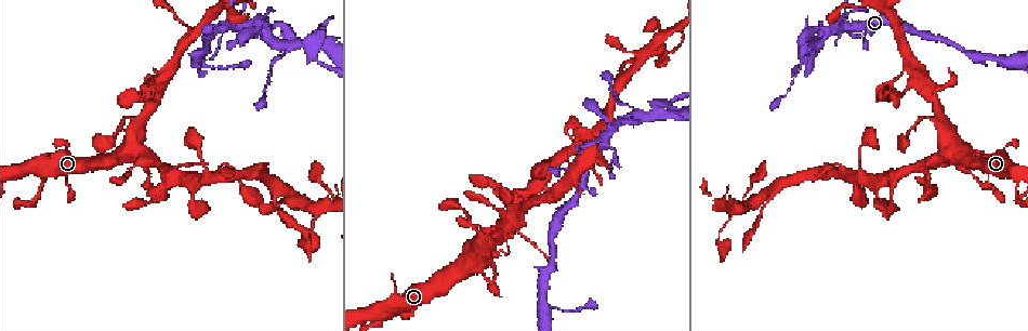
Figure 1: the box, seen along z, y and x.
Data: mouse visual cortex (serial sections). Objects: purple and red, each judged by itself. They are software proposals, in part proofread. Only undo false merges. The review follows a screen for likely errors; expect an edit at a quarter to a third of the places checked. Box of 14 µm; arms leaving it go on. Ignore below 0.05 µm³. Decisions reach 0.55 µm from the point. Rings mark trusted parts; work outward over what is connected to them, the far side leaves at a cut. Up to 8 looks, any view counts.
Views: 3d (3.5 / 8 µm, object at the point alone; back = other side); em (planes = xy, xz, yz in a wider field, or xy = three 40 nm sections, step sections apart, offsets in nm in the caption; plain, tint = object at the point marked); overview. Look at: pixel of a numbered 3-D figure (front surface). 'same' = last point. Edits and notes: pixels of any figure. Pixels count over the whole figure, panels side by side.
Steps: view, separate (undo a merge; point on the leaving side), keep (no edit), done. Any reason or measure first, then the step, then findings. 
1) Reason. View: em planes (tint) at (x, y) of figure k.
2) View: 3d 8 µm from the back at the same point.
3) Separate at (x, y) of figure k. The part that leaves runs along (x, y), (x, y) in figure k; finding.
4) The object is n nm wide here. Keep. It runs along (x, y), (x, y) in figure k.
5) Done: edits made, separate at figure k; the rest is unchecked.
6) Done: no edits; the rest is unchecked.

Calibre changes. View: 3d 3.5 µm from the back at (844, 17) of figure 1.

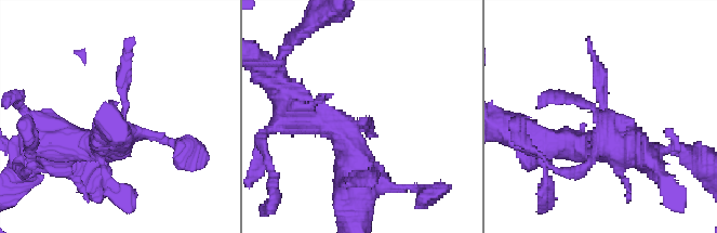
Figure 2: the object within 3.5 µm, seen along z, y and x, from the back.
View: em xy step 3 (tint) at (360, 124) of figure 2.

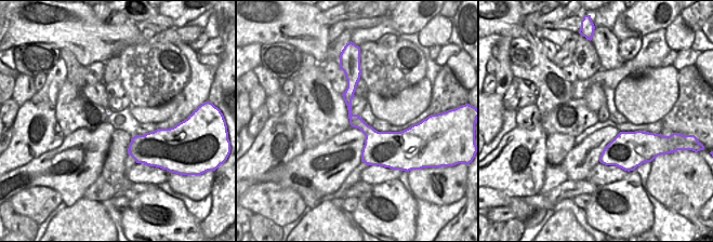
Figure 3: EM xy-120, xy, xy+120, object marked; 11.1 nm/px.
The arms are 150, 400, 450 nm wide. Keep. It runs along (553, 144), (599, 133), (594, 57) in figure 2; one cell here.

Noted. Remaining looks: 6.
Abrupt turn. View: 3d 3.5 µm at (137, 151) of figure 1.

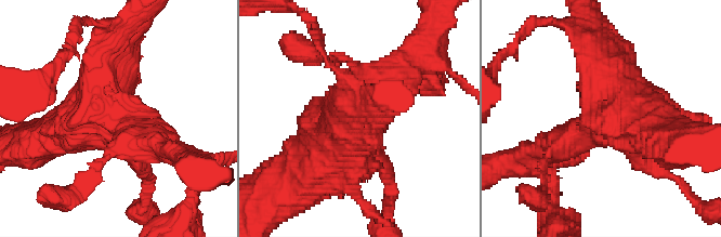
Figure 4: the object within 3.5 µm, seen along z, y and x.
View: em xy step 2 (tint) at (114, 119) of figure 4.

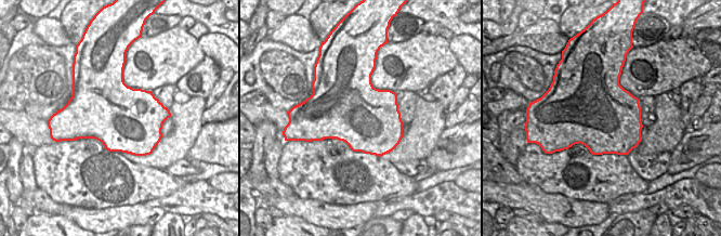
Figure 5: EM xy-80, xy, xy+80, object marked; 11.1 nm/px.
The object is 750 nm wide here. Keep. It runs along (284, 189), (341, 142), (377, 95) in figure 4; continuous, no second cell.

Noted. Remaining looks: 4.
Two arms in line, one across. View: 3d 8 µm at (189, 39) of figure 1.

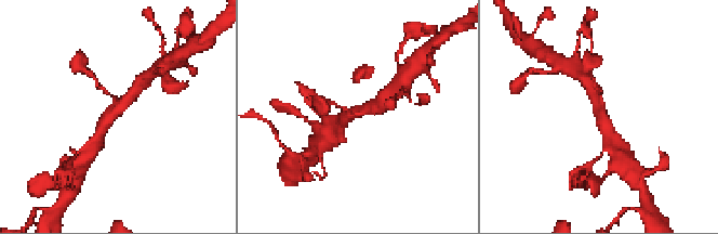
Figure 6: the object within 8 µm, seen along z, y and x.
View: 3d 3.5 µm at (357, 114) of figure 6.

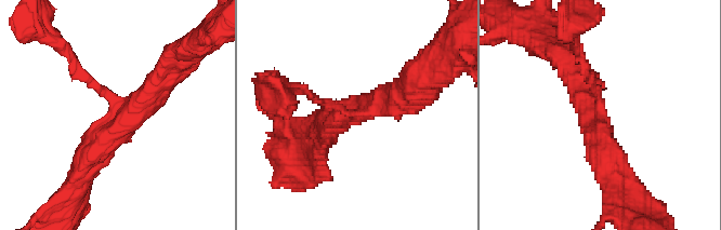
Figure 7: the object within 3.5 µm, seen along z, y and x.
3 arms meet here; the arms are 150, 400, 400 nm wide. View: em xy step 2 (tint) at (115, 130) of figure 7.

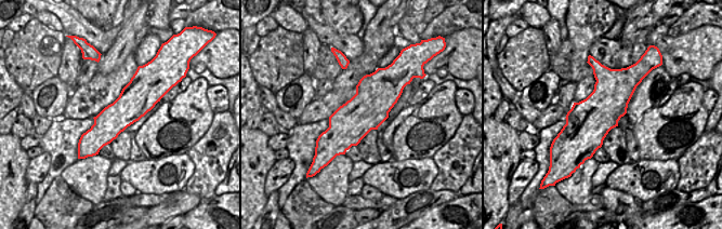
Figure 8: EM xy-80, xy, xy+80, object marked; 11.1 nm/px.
Keep. It runs along (75, 188), (88, 158), (165, 78) in figure 7; one cell here.

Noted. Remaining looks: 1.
Done: no edits; the rest is unchecked.

